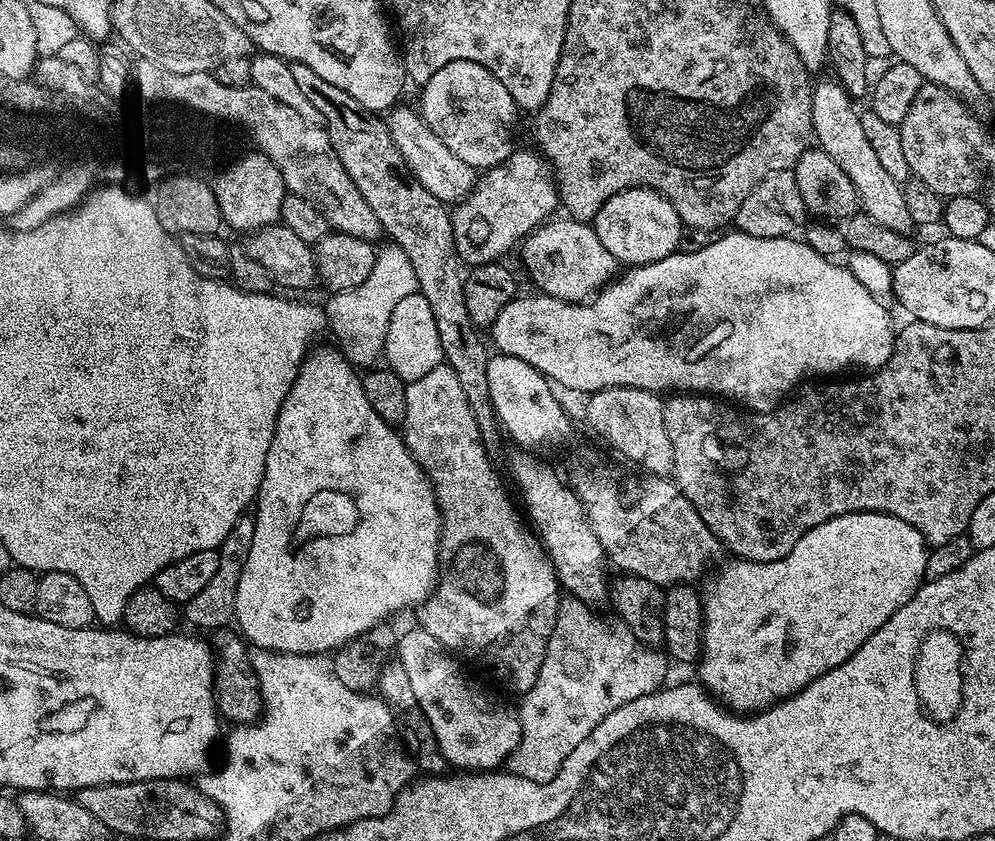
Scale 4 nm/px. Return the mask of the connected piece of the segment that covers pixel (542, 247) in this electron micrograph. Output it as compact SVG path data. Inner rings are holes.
M563 218L564 220L549 219L547 222L534 229L525 236L519 245L520 260L528 271L528 276L537 284L539 291L545 296L553 296L559 300L565 300L571 304L587 302L600 291L606 284L611 284L618 275L618 261L602 242L598 242L598 234L591 223L582 220Z

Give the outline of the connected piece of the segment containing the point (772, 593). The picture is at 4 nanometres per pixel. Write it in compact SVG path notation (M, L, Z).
M847 512L841 516L830 518L826 522L814 526L806 534L802 534L802 538L798 538L794 550L790 554L786 554L786 558L778 558L774 562L729 559L729 564L713 578L708 593L705 591L702 596L704 602L704 647L698 661L699 683L705 692L715 697L725 708L737 714L763 712L777 700L785 700L798 694L806 686L810 686L810 682L814 682L814 678L842 666L842 662L846 662L846 658L853 656L862 646L862 642L866 642L866 638L870 638L870 634L874 634L874 630L882 627L898 609L906 606L906 602L910 602L910 598L914 598L914 594L926 580L924 571L929 551L929 545L925 544L922 534L918 534L918 530L914 530L914 526L902 522L902 518L887 516L884 512Z

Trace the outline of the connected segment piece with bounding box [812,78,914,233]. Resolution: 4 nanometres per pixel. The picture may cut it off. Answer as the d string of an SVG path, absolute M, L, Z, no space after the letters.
M829 78L815 85L812 89L812 130L815 143L830 158L834 158L837 166L842 166L842 174L854 182L854 190L860 199L860 208L863 215L874 218L881 226L887 226L890 230L911 233L914 225L910 213L906 210L903 201L902 185L894 182L890 174L886 174L885 168L878 162L866 133L862 131L860 112L855 108L853 97L840 85L839 80Z

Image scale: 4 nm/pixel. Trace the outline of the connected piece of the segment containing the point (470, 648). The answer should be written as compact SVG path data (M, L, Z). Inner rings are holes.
M449 364L434 366L430 374L407 381L402 435L410 454L420 463L432 484L441 518L440 571L435 588L418 609L419 627L434 634L449 652L485 668L510 691L517 694L528 692L538 678L538 670L542 670L542 658L546 658L546 646L562 599L560 580L539 539L526 527L518 508L516 513L504 489L505 477L500 477L492 469L493 457L482 442L474 414L470 414L470 402L466 402L466 394L462 394L458 374L454 374Z

